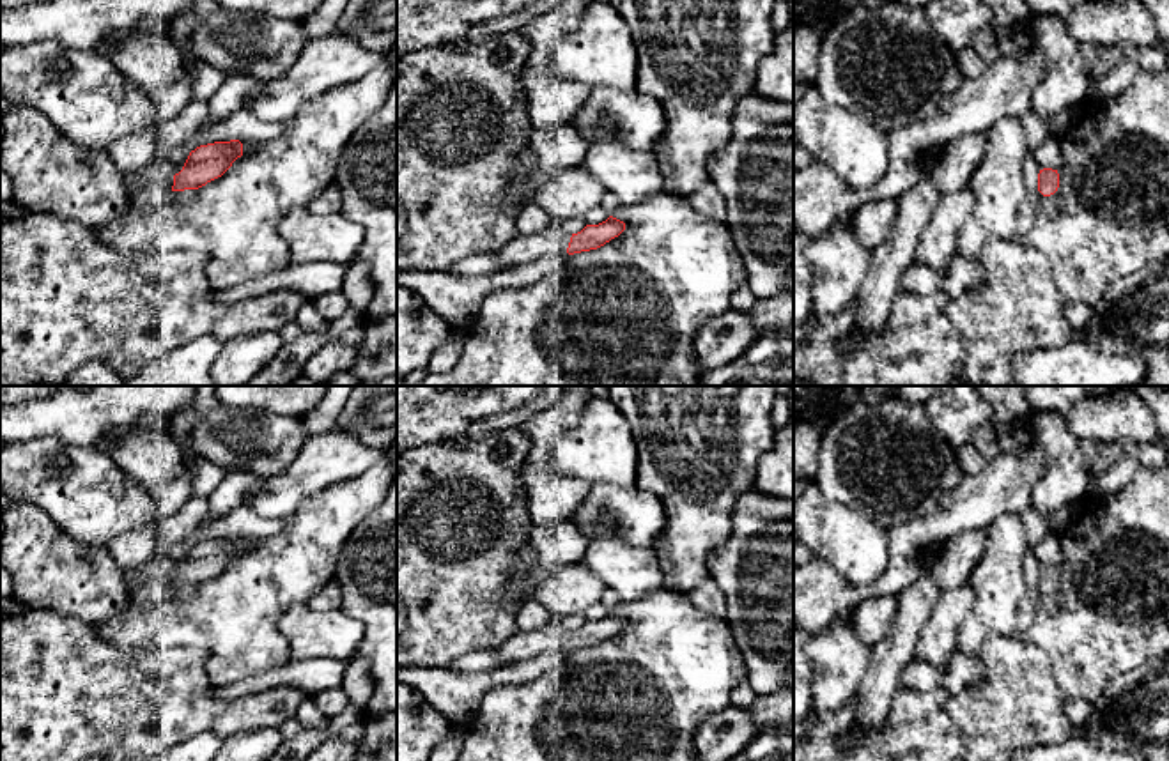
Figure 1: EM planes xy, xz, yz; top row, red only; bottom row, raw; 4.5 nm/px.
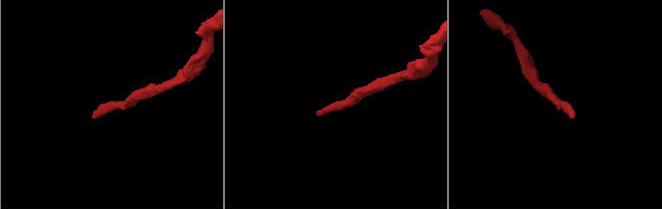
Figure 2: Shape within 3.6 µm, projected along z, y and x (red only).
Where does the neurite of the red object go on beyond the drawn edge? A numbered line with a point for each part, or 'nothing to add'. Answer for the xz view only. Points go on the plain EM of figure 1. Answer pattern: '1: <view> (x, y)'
1: xz (525, 646)

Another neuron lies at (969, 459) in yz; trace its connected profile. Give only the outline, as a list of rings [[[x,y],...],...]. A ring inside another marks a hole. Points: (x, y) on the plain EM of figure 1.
[[[971,442],[956,451],[956,458],[964,474],[974,474],[987,462]]]

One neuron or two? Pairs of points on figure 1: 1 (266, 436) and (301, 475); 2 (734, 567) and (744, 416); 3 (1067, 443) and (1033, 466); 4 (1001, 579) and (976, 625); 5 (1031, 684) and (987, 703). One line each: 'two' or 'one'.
1: two
2: two
3: two
4: one
5: one

